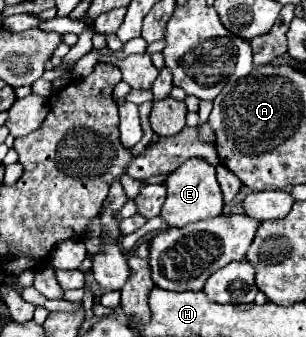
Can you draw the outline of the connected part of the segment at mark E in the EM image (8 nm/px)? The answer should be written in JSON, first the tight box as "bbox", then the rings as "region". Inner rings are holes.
{"bbox":[160,159,224,227],"region":[[[200,159],[186,161],[184,165],[180,165],[180,169],[176,169],[176,173],[172,173],[166,179],[164,185],[168,189],[168,195],[166,195],[166,201],[162,205],[160,217],[170,227],[184,227],[184,225],[188,225],[192,221],[212,219],[212,217],[222,213],[222,205],[224,203],[222,203],[220,185],[216,181],[216,171],[206,161],[200,161]]]}

